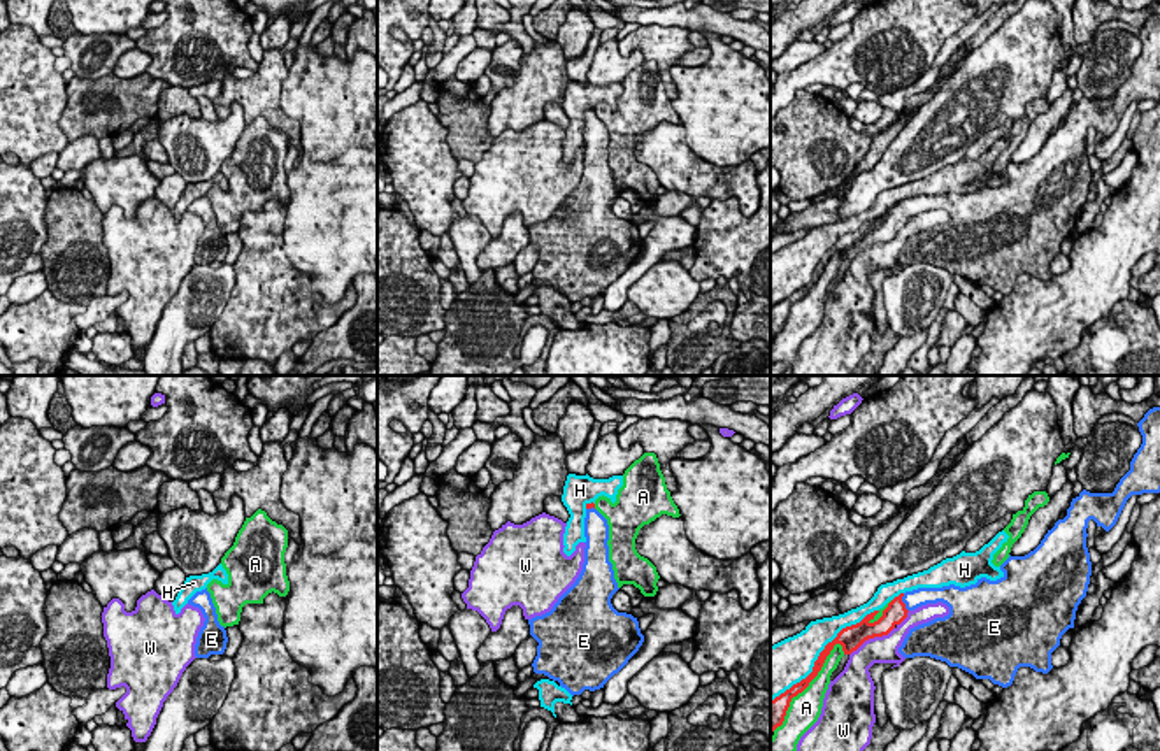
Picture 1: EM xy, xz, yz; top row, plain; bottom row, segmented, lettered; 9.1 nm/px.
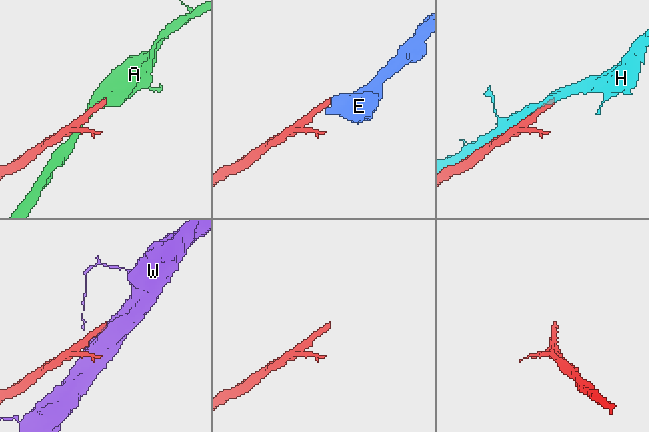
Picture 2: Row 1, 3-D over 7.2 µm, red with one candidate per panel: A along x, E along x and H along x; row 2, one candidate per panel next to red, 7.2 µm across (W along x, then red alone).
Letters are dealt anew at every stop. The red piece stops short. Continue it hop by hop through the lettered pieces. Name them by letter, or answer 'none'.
E

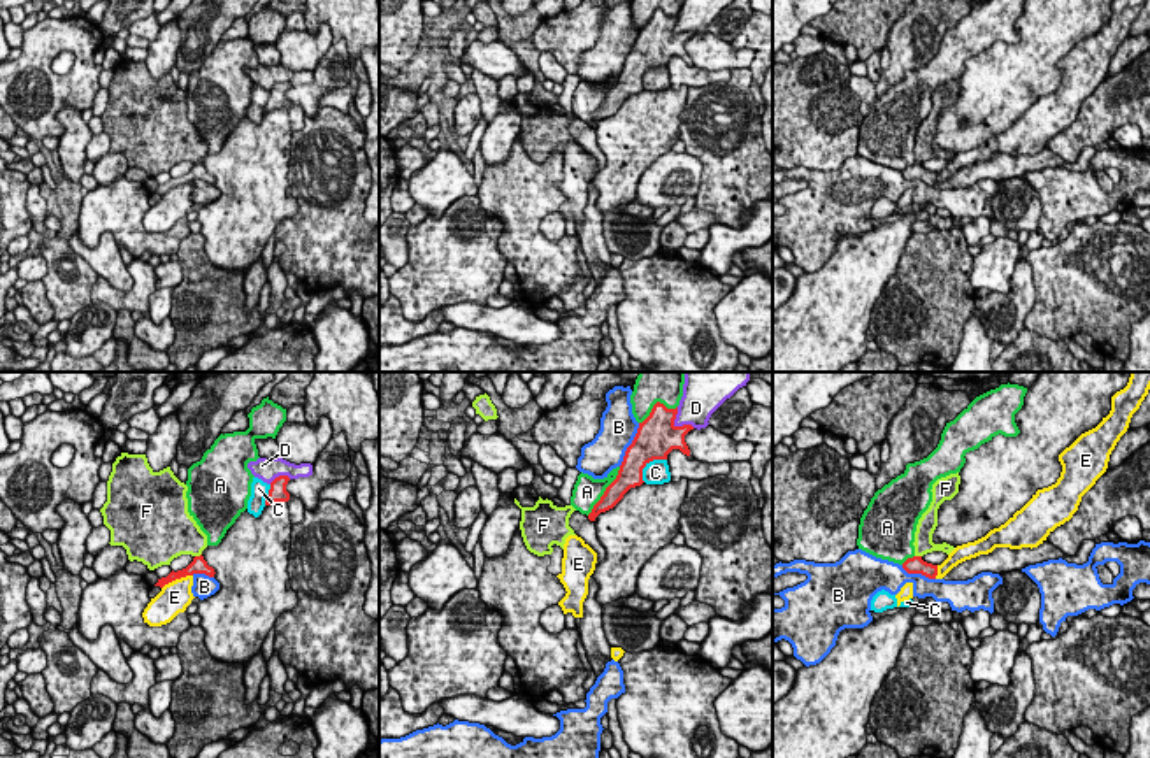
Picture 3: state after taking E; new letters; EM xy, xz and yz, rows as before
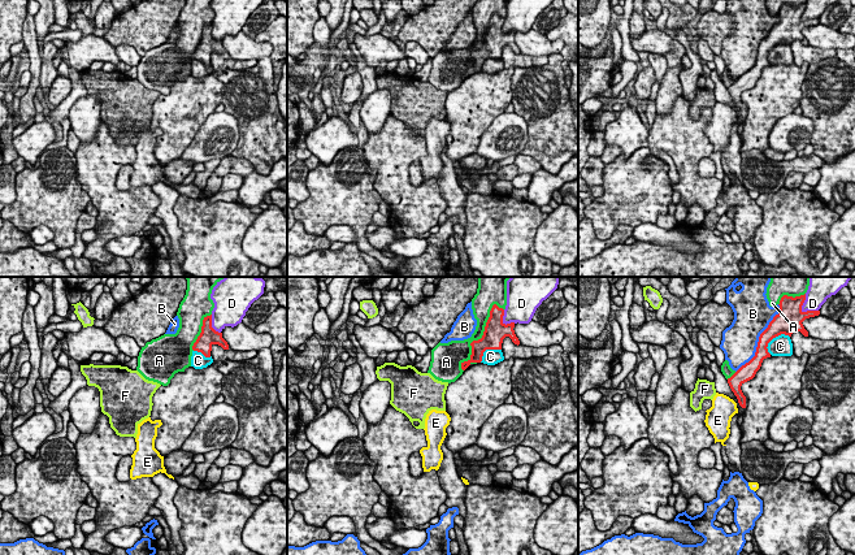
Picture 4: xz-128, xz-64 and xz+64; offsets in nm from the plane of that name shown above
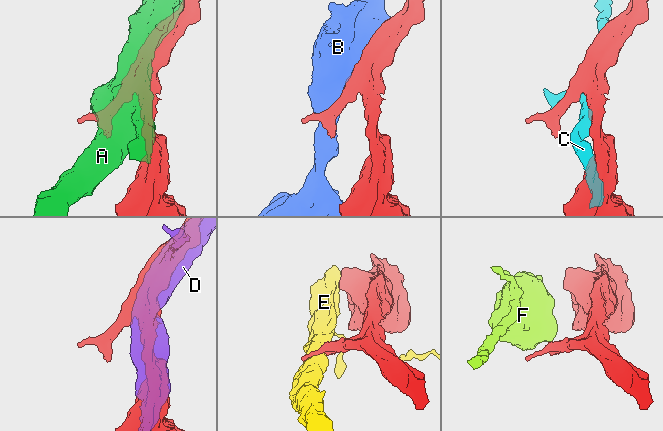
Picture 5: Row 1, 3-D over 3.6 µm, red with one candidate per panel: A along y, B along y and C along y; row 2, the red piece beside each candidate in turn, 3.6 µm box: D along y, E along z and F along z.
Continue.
none

